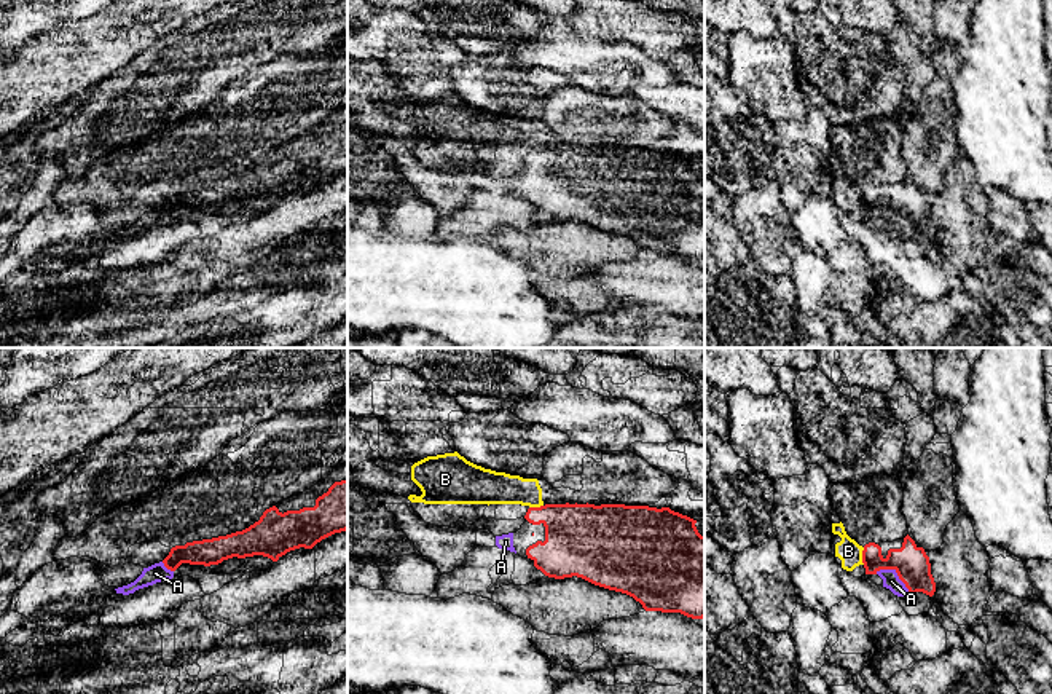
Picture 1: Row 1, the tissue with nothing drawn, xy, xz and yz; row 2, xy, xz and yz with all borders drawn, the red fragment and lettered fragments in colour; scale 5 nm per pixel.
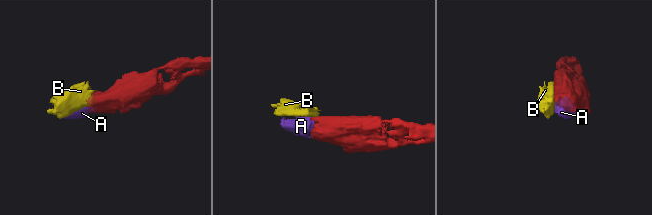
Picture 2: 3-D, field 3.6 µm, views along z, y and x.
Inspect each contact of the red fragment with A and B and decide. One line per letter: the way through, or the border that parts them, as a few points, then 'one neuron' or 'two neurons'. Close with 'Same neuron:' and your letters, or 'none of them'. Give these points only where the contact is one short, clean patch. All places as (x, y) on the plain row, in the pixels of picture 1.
A: way yz (912, 208), (904, 214), (896, 214), (891, 224); one neuron
B: two neurons
Same neuron: A

